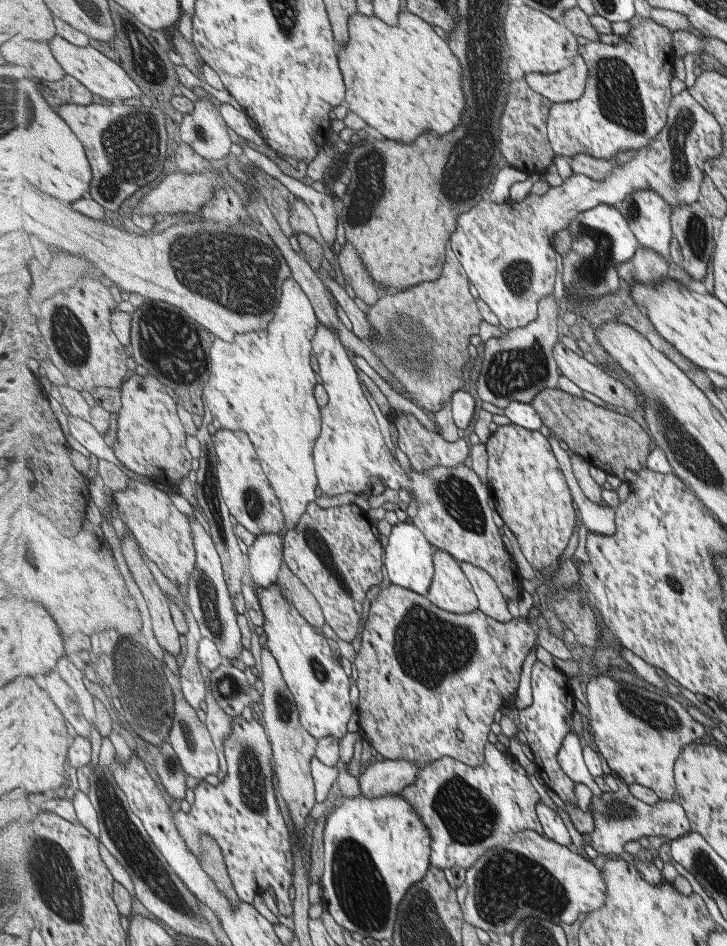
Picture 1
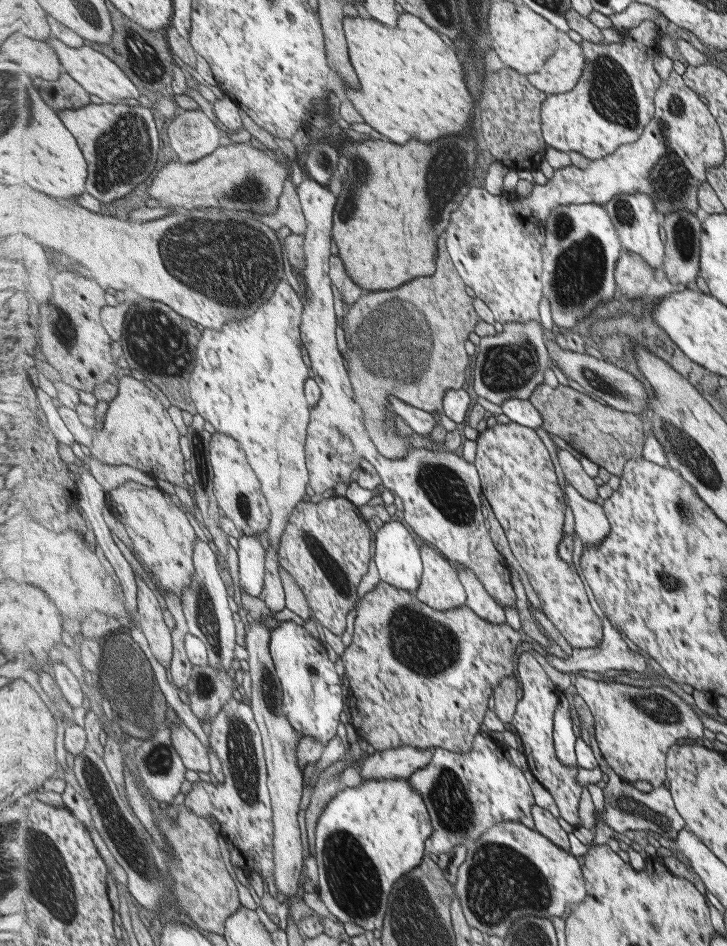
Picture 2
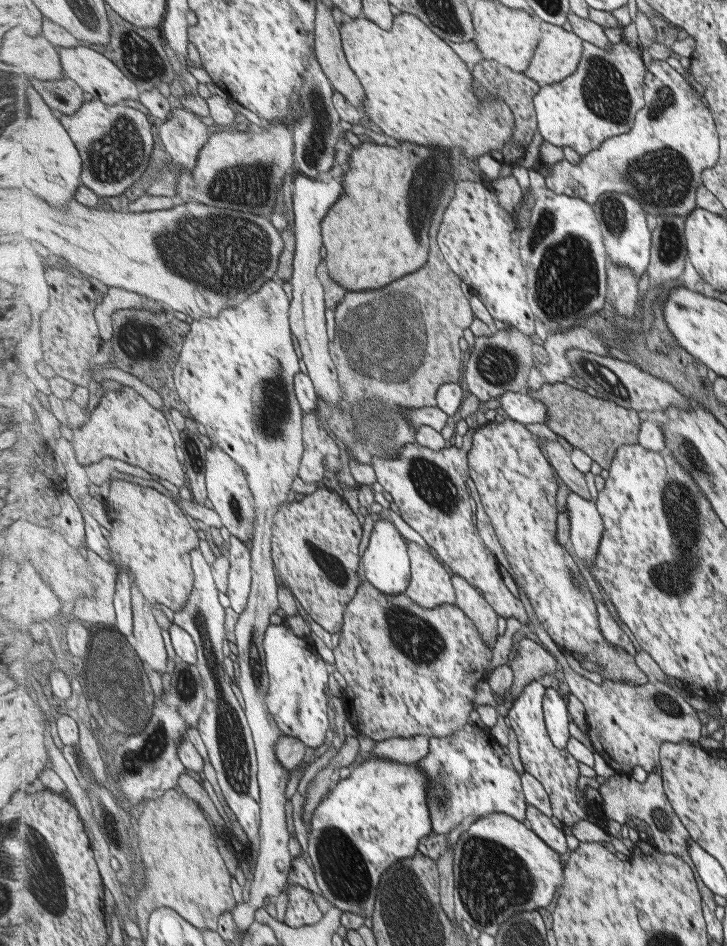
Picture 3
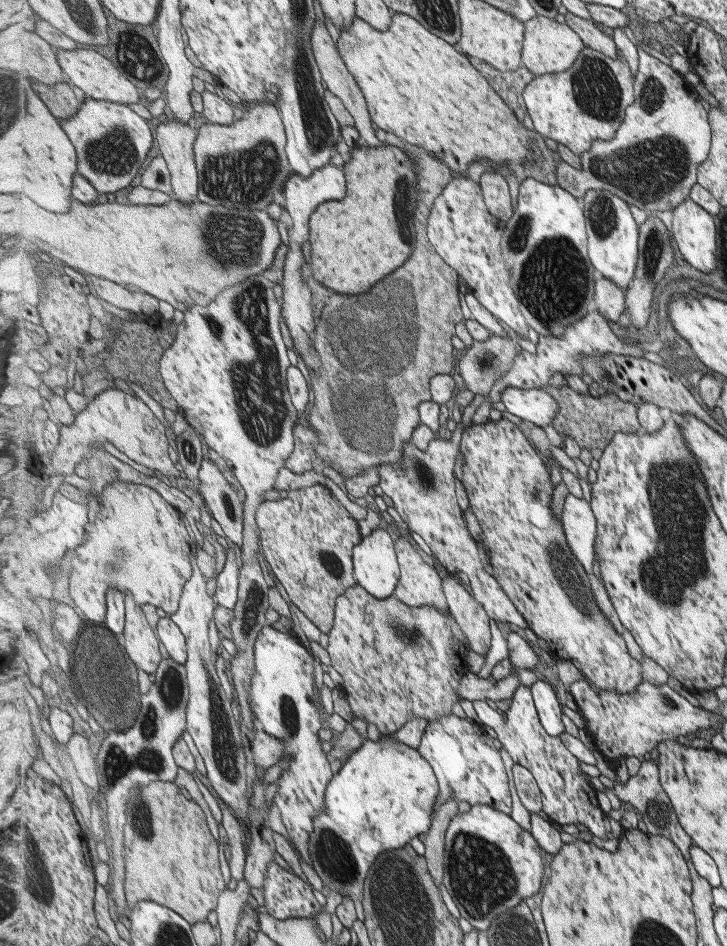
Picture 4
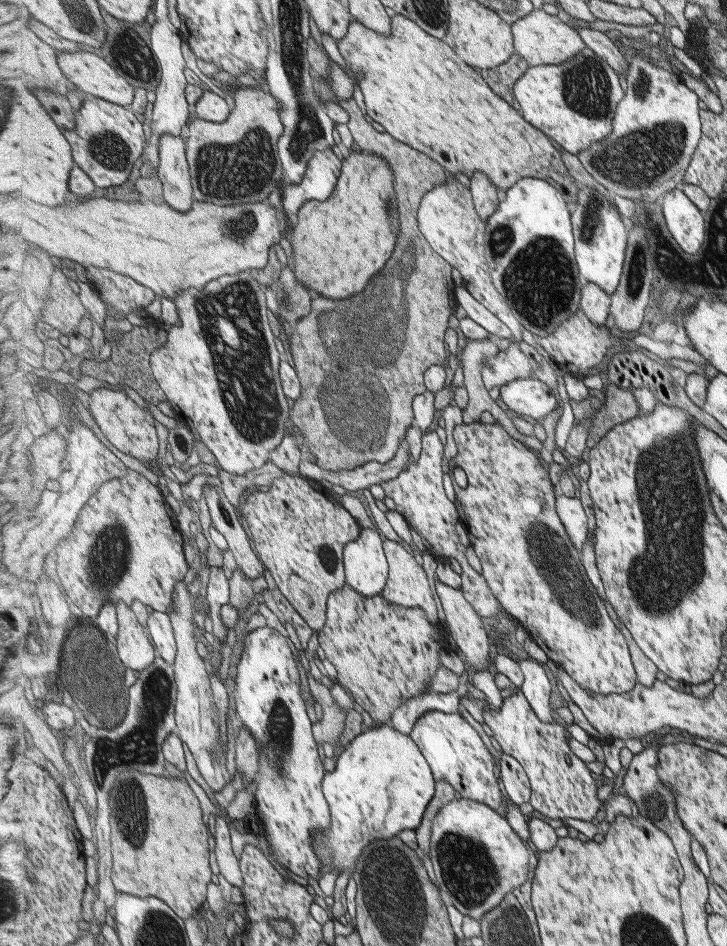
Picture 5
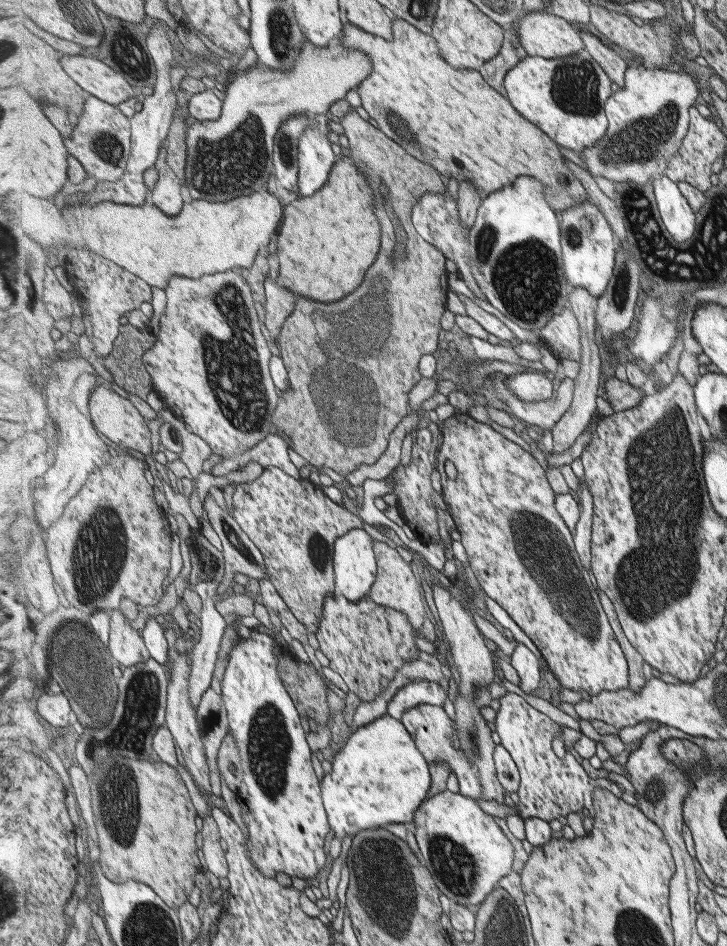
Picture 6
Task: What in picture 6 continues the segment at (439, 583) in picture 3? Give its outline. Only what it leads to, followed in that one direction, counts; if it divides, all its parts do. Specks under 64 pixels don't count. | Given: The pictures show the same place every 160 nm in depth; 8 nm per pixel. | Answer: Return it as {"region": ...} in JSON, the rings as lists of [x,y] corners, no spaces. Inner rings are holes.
{"region":[[[374,541],[374,549],[379,559],[379,577],[376,584],[372,587],[369,596],[383,606],[404,612],[414,627],[423,628],[425,624],[425,604],[423,604],[423,590],[421,590],[421,582],[415,578],[413,568],[409,562],[403,560],[403,556],[391,548],[385,542]]]}

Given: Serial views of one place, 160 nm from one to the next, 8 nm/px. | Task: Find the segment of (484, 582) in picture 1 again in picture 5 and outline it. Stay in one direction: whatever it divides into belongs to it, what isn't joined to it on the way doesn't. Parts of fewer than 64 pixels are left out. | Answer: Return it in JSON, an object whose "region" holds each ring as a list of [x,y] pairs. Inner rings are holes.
{"region":[[[438,580],[435,582],[435,588],[444,610],[447,624],[446,632],[449,638],[455,642],[454,647],[461,650],[466,657],[468,671],[482,671],[491,668],[491,646],[489,646],[489,634],[485,630],[484,617],[476,611],[476,607],[472,603],[467,602],[461,589],[452,588]]]}

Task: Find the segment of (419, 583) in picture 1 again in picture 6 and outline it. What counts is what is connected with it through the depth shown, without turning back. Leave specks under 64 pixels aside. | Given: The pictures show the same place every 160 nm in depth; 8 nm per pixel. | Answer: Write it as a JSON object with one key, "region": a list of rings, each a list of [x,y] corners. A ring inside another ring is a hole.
{"region":[[[349,530],[336,540],[336,593],[353,602],[369,596],[379,577],[379,559],[367,530]]]}

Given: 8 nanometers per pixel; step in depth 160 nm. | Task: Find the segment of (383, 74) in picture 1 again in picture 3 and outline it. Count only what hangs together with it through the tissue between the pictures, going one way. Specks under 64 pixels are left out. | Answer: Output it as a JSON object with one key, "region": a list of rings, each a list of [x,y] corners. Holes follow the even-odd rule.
{"region":[[[401,12],[394,18],[391,30],[381,28],[367,17],[346,18],[340,25],[340,31],[349,64],[353,66],[367,90],[367,116],[377,126],[381,126],[385,134],[401,142],[417,142],[427,147],[435,144],[447,150],[461,148],[463,154],[471,158],[500,152],[509,142],[513,142],[516,119],[510,106],[498,96],[491,96],[493,100],[481,102],[473,92],[473,74],[467,62],[463,62],[459,54],[418,16]]]}

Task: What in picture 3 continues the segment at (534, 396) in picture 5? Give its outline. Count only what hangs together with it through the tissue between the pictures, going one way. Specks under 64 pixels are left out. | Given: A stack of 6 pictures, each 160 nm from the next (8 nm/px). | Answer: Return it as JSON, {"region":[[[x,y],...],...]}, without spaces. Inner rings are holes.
{"region":[[[507,391],[500,399],[500,406],[512,420],[521,424],[544,424],[549,418],[546,404],[524,392]]]}

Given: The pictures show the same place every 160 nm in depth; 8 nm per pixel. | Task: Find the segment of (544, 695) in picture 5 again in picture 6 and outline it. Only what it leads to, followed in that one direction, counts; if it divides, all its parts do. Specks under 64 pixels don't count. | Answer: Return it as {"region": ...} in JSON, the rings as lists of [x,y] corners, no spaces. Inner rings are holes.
{"region":[[[518,643],[511,655],[511,664],[518,670],[521,677],[520,688],[531,694],[541,686],[543,680],[542,664],[540,659],[525,646]]]}

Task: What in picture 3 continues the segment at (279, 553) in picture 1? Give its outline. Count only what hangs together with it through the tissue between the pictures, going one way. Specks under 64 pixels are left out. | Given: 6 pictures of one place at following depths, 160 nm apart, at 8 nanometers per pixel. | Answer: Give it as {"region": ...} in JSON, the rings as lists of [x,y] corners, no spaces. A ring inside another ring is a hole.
{"region":[[[231,538],[231,576],[229,576],[229,598],[233,592],[233,610],[245,612],[253,584],[252,550],[244,540]]]}

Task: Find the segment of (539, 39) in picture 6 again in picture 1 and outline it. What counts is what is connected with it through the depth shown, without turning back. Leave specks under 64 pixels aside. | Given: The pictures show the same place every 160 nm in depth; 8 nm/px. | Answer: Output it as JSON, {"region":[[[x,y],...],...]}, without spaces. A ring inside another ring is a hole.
{"region":[[[578,54],[577,62],[557,73],[529,73],[525,79],[535,92],[554,103],[573,102],[585,94],[589,71],[586,60]]]}

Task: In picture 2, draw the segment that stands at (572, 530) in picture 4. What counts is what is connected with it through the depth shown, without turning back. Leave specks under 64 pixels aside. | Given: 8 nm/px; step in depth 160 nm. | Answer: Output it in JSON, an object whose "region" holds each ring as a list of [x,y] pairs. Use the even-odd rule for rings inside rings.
{"region":[[[569,482],[565,485],[565,494],[569,497],[569,506],[575,518],[574,530],[588,551],[607,538],[612,524],[601,501],[585,498]]]}

